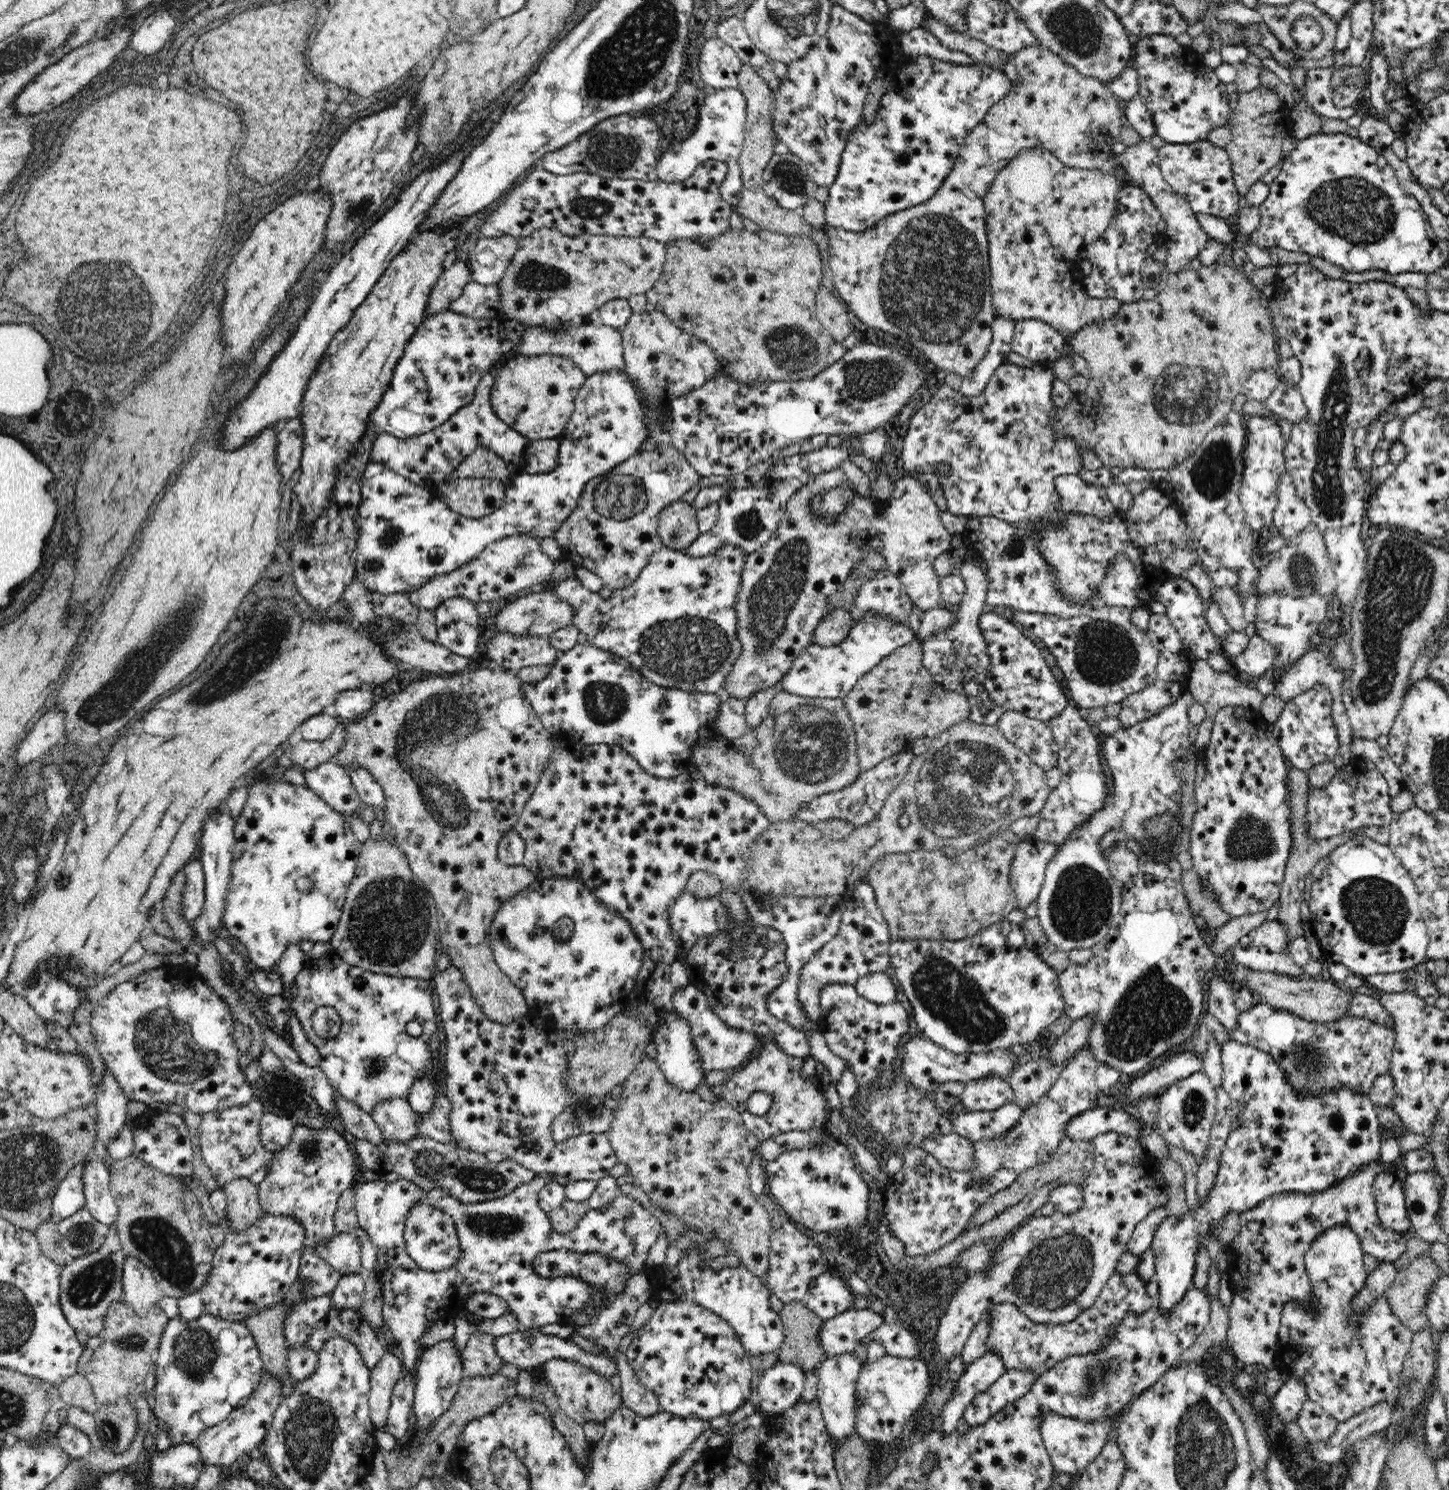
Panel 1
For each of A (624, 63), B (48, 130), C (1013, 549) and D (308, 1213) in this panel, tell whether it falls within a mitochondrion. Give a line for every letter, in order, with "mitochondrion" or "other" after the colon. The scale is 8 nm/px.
A: mitochondrion
B: other
C: mitochondrion
D: other

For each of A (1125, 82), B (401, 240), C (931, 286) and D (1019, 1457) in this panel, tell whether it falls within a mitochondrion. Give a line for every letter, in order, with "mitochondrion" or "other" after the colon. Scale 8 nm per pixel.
A: other
B: other
C: mitochondrion
D: other

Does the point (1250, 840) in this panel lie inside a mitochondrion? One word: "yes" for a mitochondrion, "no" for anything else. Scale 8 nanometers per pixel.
yes

